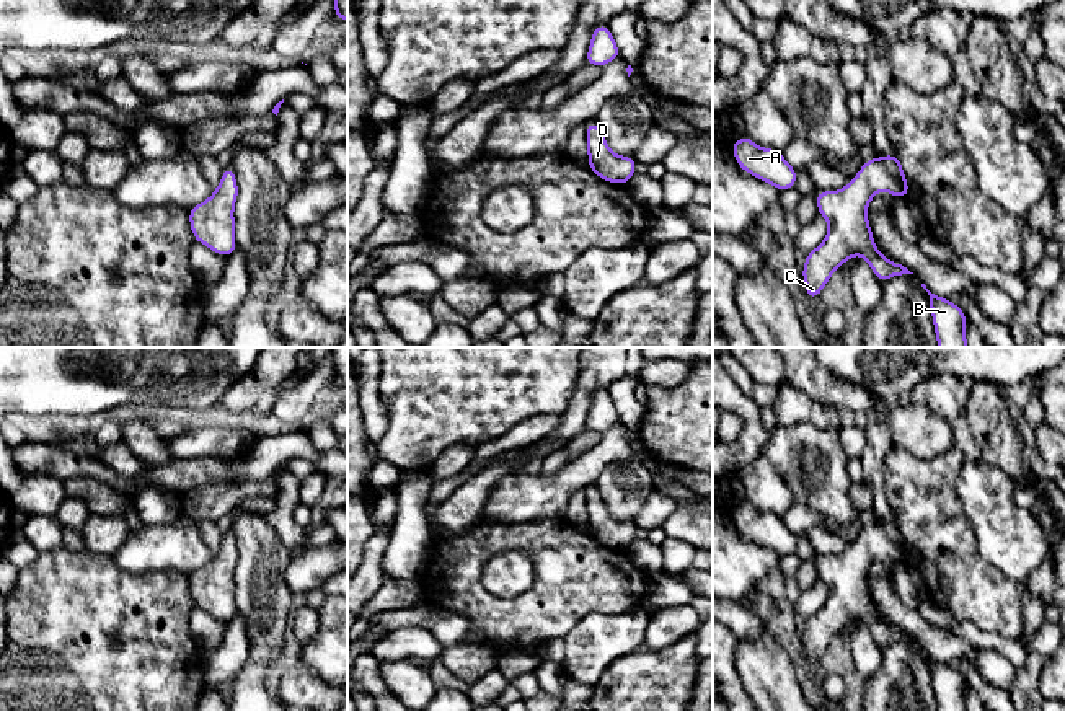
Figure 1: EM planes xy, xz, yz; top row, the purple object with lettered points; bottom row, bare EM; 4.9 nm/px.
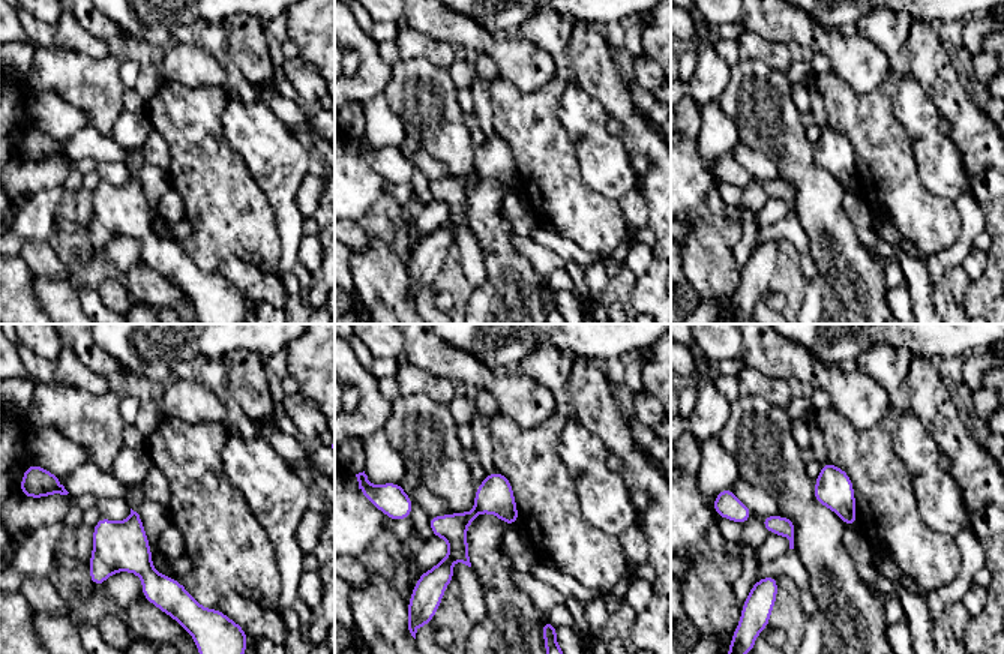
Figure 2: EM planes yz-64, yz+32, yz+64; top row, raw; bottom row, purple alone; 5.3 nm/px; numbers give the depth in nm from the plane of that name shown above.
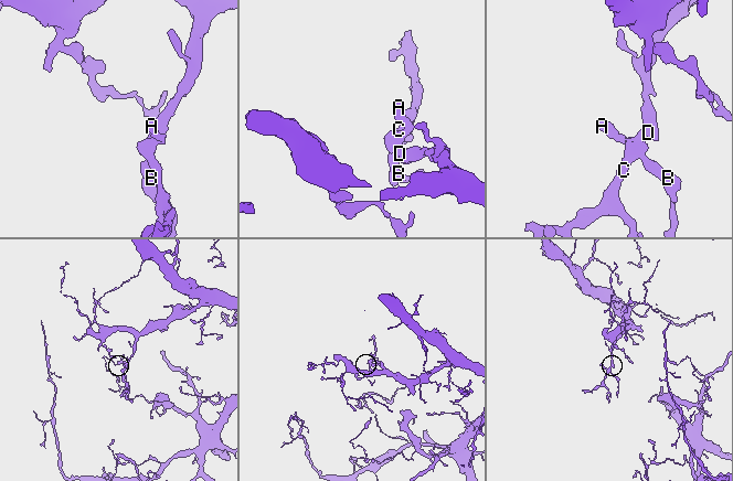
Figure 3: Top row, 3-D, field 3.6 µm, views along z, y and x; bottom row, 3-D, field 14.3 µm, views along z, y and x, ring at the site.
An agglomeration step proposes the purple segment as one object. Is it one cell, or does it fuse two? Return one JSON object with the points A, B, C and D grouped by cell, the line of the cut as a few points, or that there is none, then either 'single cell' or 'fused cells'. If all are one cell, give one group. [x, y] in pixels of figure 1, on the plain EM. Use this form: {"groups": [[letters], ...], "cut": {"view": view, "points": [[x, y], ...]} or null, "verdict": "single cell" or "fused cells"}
{"groups": [["A", "B", "C", "D"]], "cut": null, "verdict": "single cell"}

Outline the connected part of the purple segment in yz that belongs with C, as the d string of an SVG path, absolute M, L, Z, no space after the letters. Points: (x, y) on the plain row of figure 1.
M895 515L889 522L874 522L863 528L858 540L843 554L817 556L817 579L820 579L829 587L829 598L817 613L806 618L806 628L801 639L806 649L806 660L809 667L819 662L835 634L848 628L853 620L860 620L868 626L873 639L879 647L902 639L913 639L902 629L884 623L876 613L871 590L866 582L866 574L877 556L887 556L895 564L908 563L910 559L904 533Z

